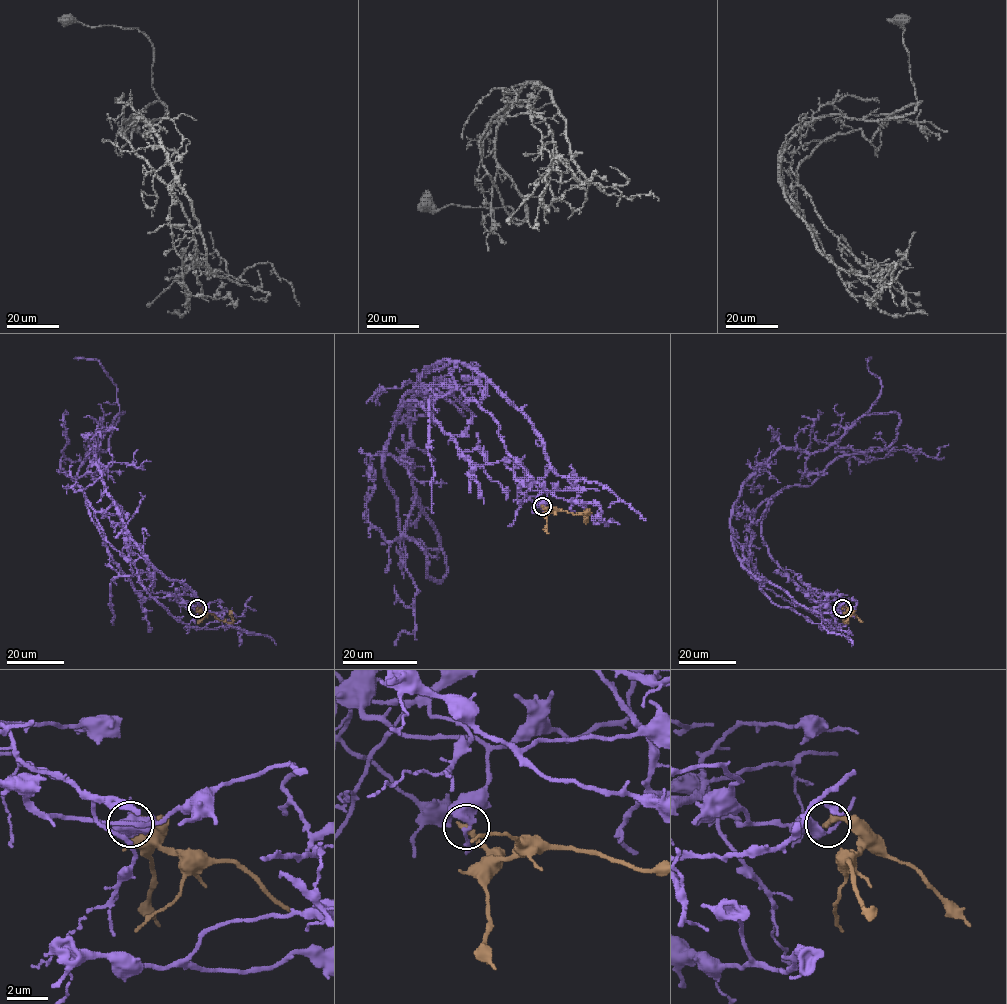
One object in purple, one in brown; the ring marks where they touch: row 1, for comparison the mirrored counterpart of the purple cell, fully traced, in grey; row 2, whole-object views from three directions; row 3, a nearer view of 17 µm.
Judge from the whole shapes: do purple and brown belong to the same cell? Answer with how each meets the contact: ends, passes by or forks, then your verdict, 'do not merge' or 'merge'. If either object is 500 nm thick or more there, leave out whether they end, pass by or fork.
purple passes by; brown ends there; do not merge

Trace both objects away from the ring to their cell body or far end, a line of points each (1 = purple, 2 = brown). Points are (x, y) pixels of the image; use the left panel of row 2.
1: (197, 609), (174, 594), (143, 598), (134, 589), (75, 485), (119, 404), (102, 365), (74, 358)
2: (197, 608), (231, 622), (230, 610)

